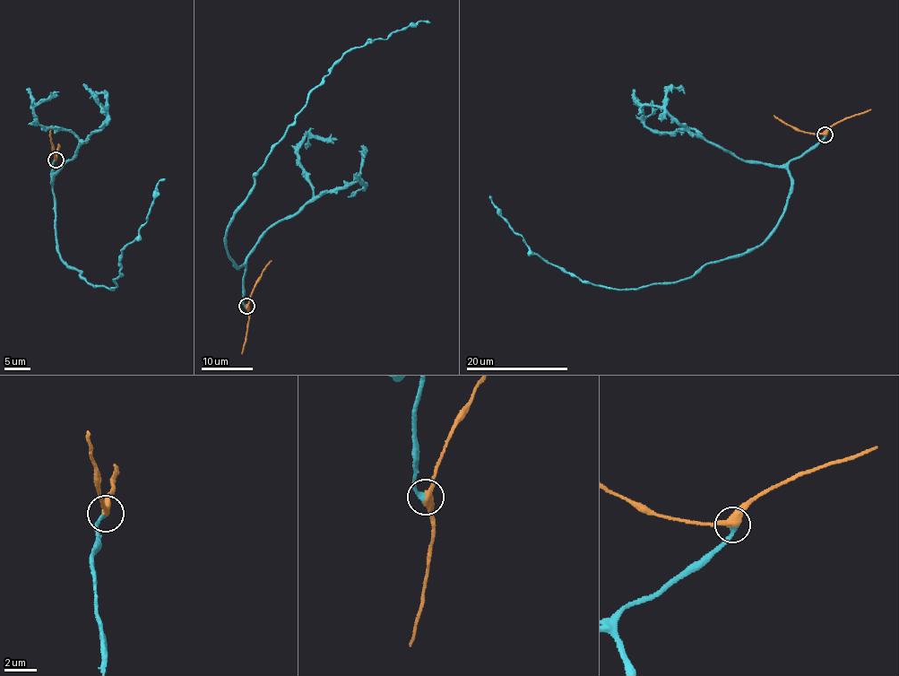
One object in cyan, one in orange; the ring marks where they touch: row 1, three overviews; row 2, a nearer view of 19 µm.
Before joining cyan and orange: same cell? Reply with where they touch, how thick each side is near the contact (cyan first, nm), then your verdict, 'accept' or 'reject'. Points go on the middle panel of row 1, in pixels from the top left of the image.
(246, 306) | 240/380 nm | accept

